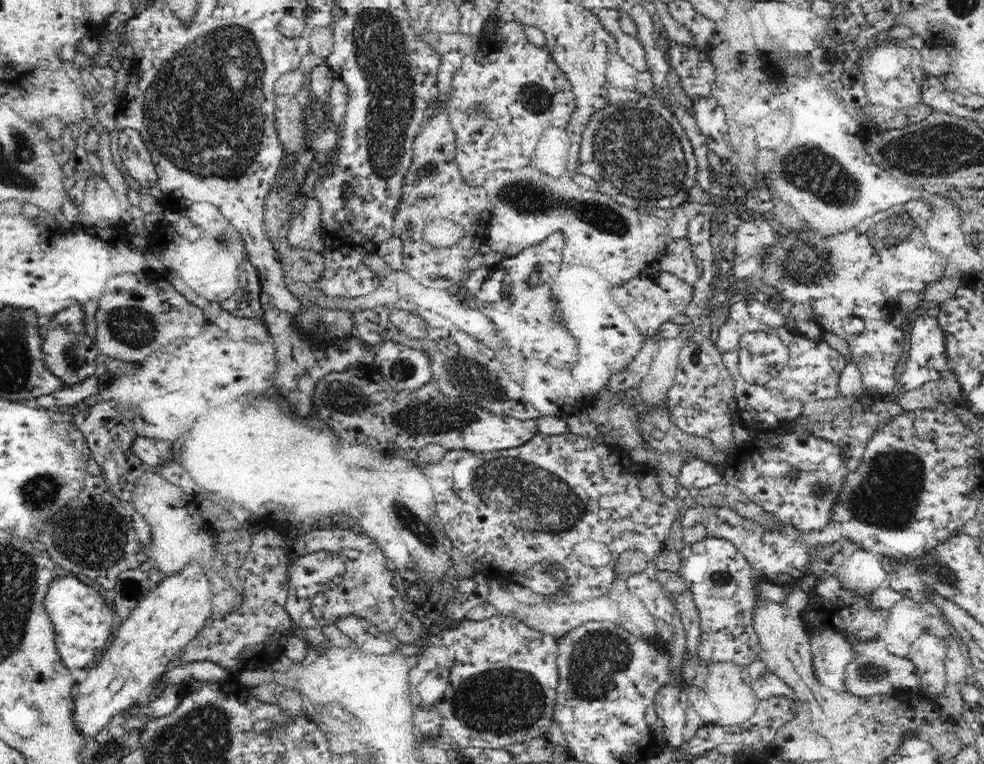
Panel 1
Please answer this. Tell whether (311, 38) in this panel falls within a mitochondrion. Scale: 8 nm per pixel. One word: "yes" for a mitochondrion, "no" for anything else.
no

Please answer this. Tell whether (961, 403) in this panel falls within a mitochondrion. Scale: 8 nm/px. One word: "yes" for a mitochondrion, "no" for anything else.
no

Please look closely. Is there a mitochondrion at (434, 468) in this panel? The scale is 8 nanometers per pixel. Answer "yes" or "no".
no

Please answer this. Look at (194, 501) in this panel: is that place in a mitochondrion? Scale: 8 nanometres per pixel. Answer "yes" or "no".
no

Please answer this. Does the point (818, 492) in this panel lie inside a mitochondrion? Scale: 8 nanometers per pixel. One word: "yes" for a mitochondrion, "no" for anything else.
yes

